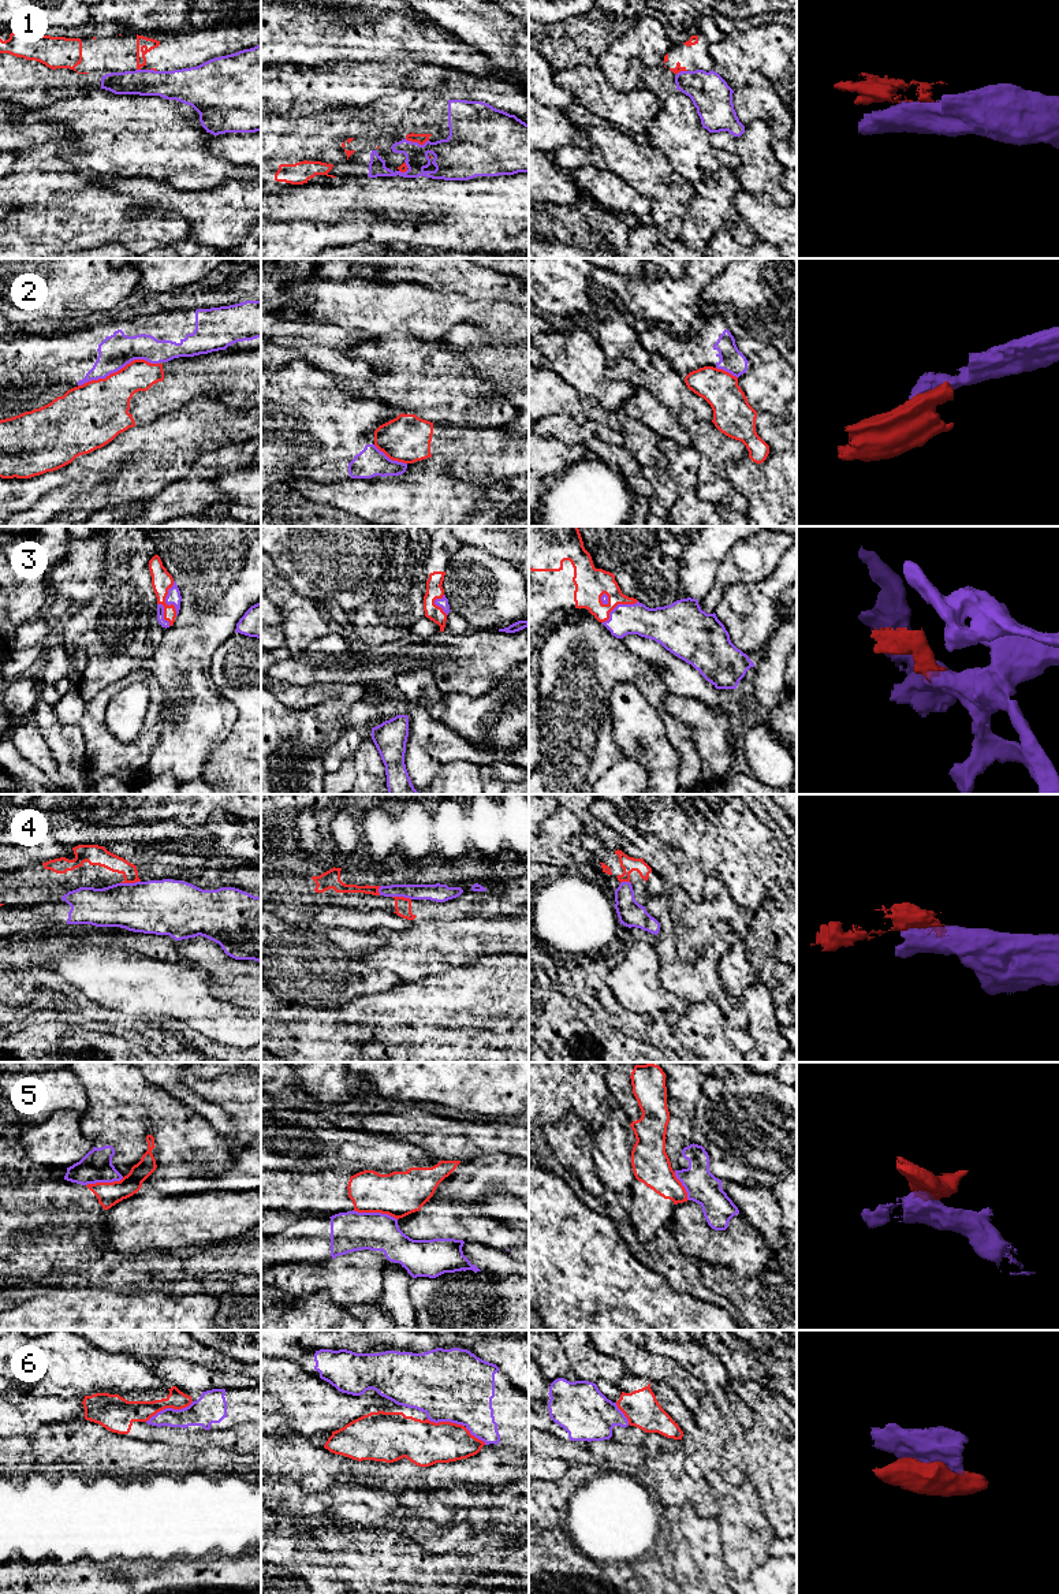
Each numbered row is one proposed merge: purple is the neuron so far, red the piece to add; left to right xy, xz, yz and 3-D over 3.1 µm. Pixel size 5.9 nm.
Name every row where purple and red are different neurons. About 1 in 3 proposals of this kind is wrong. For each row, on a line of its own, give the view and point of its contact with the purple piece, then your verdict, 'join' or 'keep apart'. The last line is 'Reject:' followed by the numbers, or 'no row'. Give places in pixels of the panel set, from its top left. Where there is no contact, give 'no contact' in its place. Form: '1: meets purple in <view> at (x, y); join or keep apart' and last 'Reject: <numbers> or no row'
1: meets purple in xz at (417, 142); keep apart
2: meets purple in xy at (118, 369); keep apart
3: meets purple in xy at (166, 600); join
4: meets purple in xy at (130, 883); keep apart
5: meets purple in xz at (375, 1213); keep apart
6: meets purple in xz at (457, 1423); keep apart
Reject: 1, 2, 4, 5, 6

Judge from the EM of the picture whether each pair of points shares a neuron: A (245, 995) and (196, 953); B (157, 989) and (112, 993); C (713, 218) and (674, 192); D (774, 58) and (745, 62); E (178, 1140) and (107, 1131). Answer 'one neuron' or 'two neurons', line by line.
A: one neuron
B: one neuron
C: two neurons
D: one neuron
E: one neuron

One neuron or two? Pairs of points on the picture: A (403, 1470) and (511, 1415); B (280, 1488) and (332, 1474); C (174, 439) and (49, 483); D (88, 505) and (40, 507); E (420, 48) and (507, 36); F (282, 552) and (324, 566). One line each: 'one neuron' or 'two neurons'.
A: two neurons
B: two neurons
C: one neuron
D: two neurons
E: two neurons
F: one neuron

